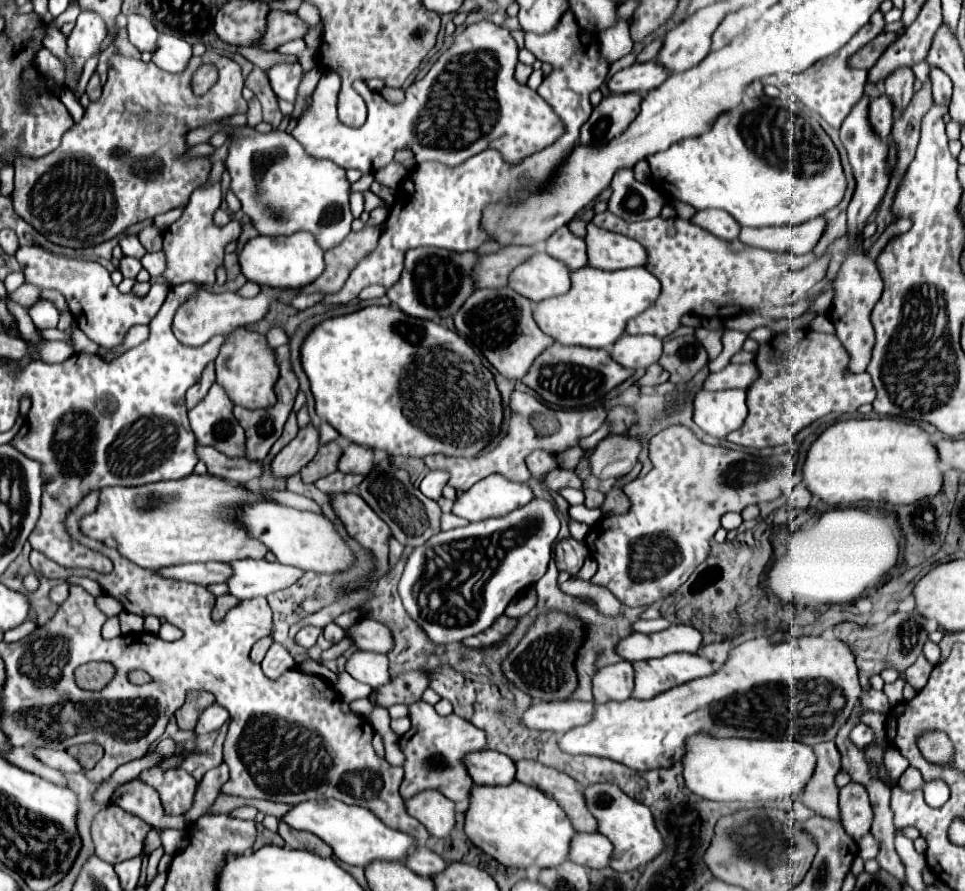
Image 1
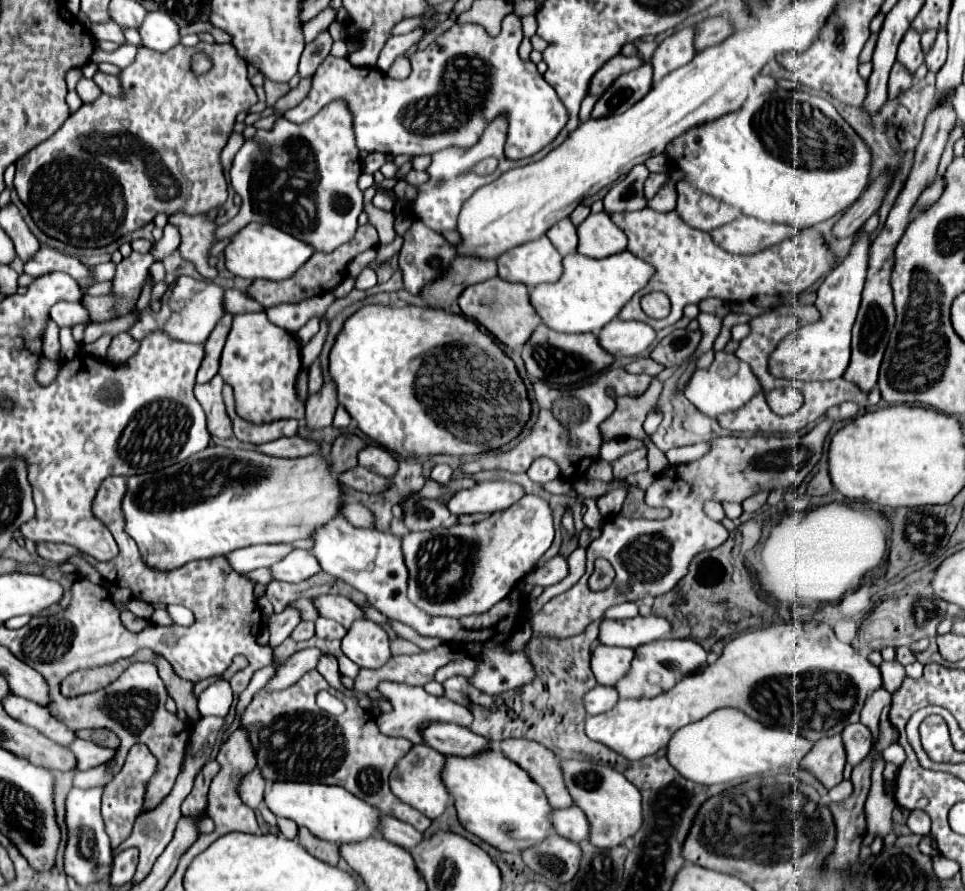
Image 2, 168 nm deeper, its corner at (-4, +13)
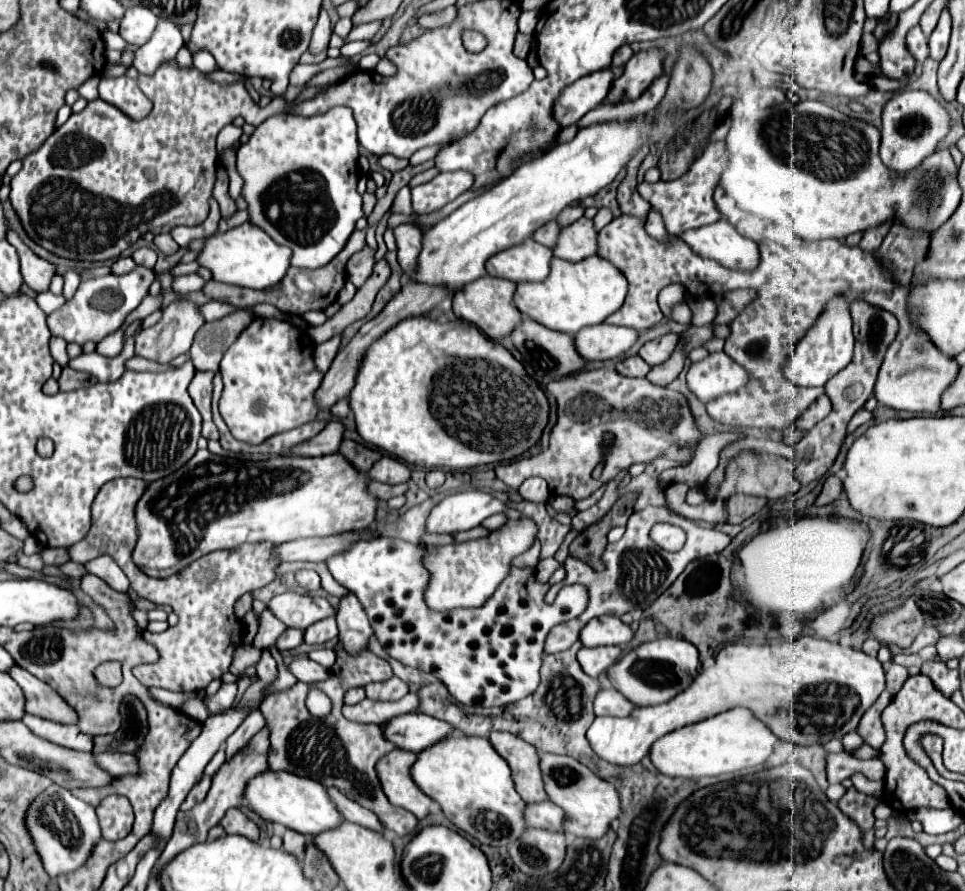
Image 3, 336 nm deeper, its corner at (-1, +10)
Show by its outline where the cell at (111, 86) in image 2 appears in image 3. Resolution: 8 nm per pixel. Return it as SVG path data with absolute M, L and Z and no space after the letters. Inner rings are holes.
M130 77L102 79L100 81L100 99L118 107L130 119L144 119L152 111L150 99L138 89L138 83Z

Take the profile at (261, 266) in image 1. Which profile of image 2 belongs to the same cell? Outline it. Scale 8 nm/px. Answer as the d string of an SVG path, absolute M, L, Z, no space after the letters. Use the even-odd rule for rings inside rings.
M247 224L241 228L233 238L231 244L225 248L225 264L227 270L241 278L269 278L269 280L283 280L293 276L311 256L313 246L305 244L303 240L297 240L295 236L289 236L287 232L281 232L279 228L271 224Z

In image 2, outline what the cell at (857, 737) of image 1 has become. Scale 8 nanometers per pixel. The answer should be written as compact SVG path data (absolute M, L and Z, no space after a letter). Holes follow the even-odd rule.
M857 722L857 724L849 724L843 732L843 744L845 744L845 752L847 752L847 762L851 766L859 764L871 750L871 730Z

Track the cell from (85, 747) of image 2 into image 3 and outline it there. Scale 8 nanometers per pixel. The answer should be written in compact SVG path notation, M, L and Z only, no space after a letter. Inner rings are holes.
M100 753L100 755L96 755L96 763L102 769L106 769L112 777L118 777L118 775L138 775L138 759L136 759L136 755Z

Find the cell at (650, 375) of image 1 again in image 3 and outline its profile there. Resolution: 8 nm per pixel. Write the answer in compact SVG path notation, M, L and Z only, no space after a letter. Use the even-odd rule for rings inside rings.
M632 355L632 357L618 361L616 371L626 377L646 377L650 371L650 365L646 365L638 355Z

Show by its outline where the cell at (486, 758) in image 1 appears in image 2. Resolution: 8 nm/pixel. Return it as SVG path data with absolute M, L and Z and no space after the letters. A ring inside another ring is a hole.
M433 722L423 730L425 744L435 748L445 756L477 756L491 750L491 742L477 736L469 728L461 728L457 724L439 724Z

